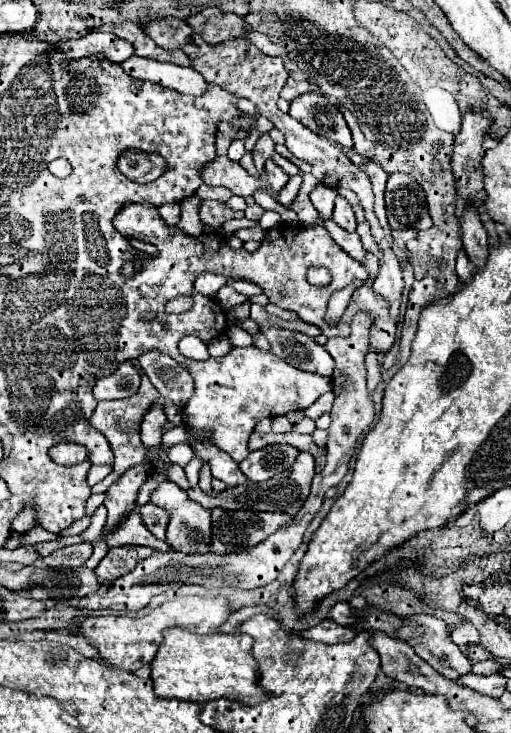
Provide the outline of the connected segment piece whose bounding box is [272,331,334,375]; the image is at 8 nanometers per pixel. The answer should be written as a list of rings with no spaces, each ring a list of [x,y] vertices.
[[[290,331],[290,345],[272,345],[272,351],[288,365],[302,371],[318,375],[332,375],[334,371],[334,359],[330,353],[312,337],[302,333]]]

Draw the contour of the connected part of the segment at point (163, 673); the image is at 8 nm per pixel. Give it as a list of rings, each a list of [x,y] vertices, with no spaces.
[[[172,627],[164,633],[164,641],[150,663],[154,693],[160,699],[178,699],[204,705],[208,701],[226,697],[246,705],[266,701],[270,695],[258,687],[258,661],[252,655],[254,639],[244,633],[236,635],[196,635],[182,627]]]

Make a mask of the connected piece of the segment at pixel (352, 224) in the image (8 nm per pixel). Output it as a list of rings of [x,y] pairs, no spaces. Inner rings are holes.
[[[336,197],[336,205],[334,205],[334,213],[332,213],[332,219],[344,227],[346,231],[356,231],[356,217],[354,217],[354,211],[350,207],[350,203],[342,197]]]

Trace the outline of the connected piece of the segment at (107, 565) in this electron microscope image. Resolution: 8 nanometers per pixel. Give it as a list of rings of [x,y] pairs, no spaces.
[[[126,545],[118,549],[108,549],[106,557],[96,567],[96,575],[100,581],[114,581],[126,573],[130,573],[140,561],[150,557],[154,549],[140,547],[140,545]]]

